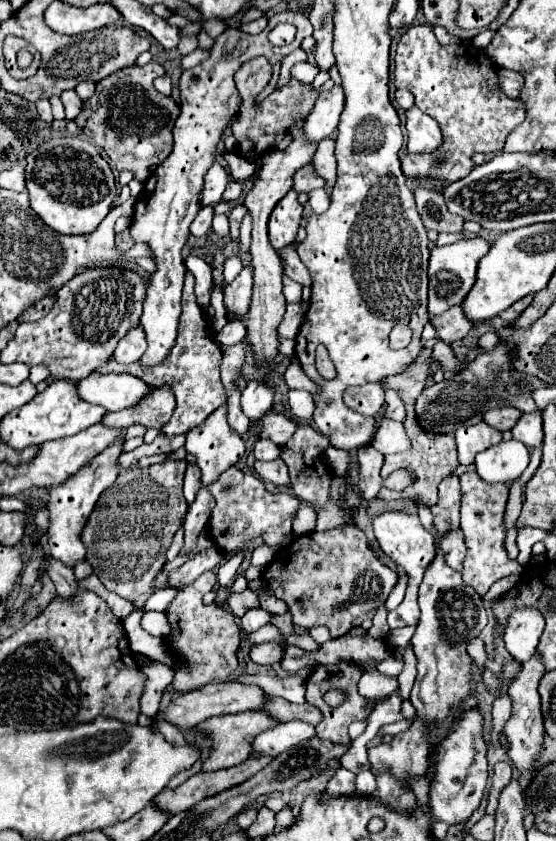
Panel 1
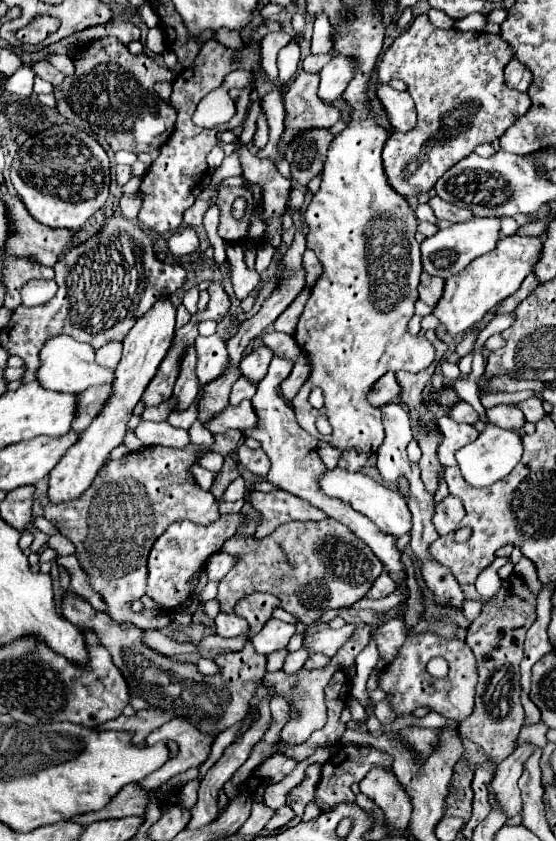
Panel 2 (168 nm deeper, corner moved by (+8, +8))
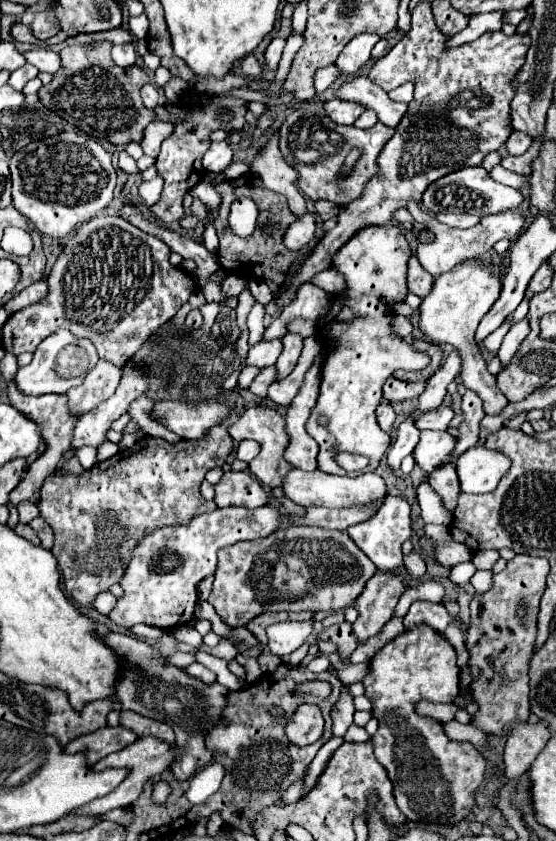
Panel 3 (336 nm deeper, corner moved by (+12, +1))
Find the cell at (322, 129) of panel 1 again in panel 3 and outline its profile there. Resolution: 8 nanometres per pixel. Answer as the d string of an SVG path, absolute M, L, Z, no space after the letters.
M359 33L355 35L347 45L345 49L341 51L339 59L337 59L337 67L341 69L341 75L347 77L347 75L353 75L355 71L359 71L371 57L371 49L375 47L375 43L379 41L381 37L375 35L375 33Z

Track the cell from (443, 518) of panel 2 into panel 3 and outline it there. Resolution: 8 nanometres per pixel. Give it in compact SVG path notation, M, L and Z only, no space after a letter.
M443 465L443 469L437 469L435 473L431 473L427 481L441 495L445 507L453 511L457 505L457 495L461 493L459 479L455 473L455 465Z

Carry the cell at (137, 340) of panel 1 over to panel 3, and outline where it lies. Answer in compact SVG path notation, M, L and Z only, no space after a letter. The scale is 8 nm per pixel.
M101 359L97 367L87 375L83 385L67 391L69 409L77 417L93 411L99 403L103 403L107 397L115 393L119 379L121 379L121 369Z

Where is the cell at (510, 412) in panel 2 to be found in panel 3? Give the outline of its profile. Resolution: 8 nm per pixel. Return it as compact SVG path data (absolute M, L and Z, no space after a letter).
M463 261L455 269L439 275L433 283L433 289L427 297L423 297L419 305L419 331L431 341L431 343L449 343L459 353L463 353L463 371L461 371L461 383L465 389L475 391L481 401L487 415L499 413L509 401L495 385L495 375L487 371L487 363L483 363L479 345L475 345L475 329L483 315L493 307L501 293L501 269L497 265L483 265L481 261Z

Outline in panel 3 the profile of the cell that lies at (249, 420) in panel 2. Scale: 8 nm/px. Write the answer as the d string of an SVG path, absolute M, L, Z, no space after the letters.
M167 399L155 401L149 417L165 425L169 431L177 433L181 439L201 439L205 435L205 429L221 425L231 411L233 407L225 403L219 405L213 401L201 401L193 405L187 401Z

